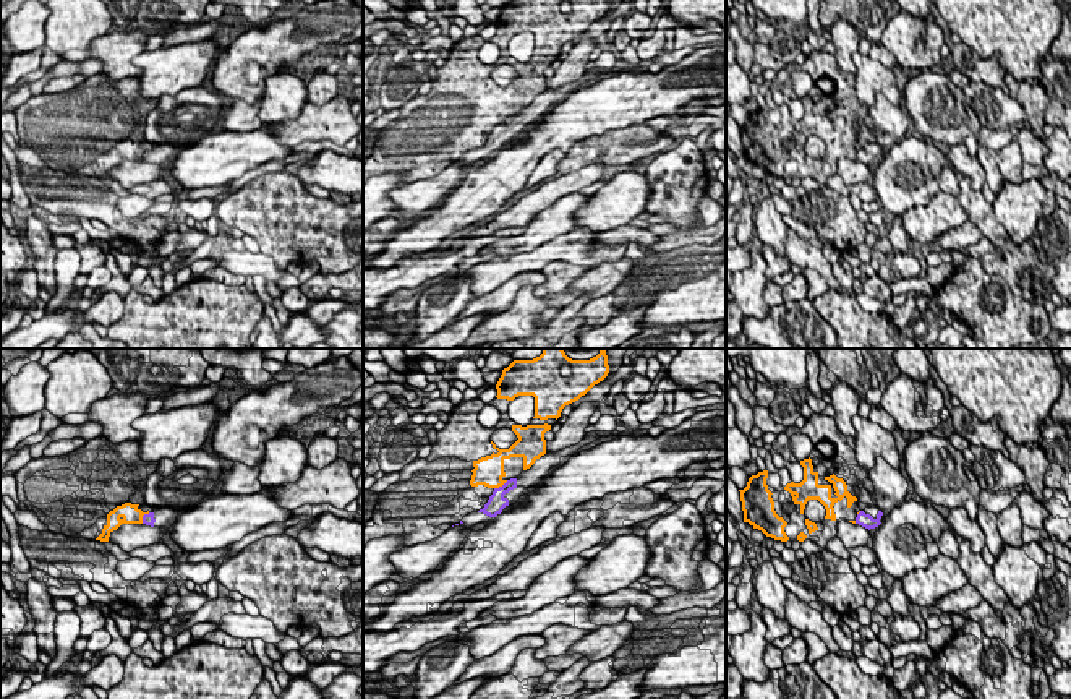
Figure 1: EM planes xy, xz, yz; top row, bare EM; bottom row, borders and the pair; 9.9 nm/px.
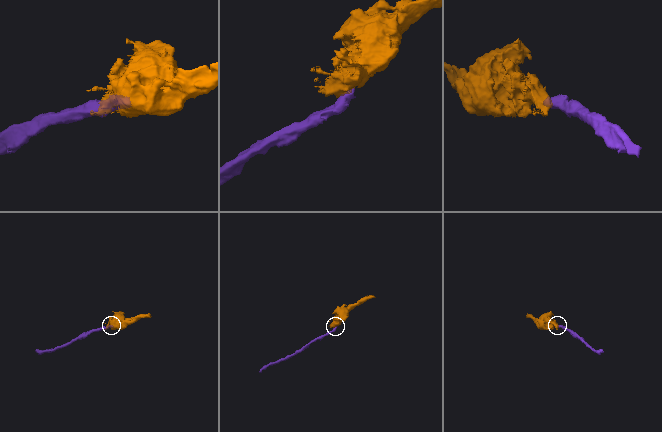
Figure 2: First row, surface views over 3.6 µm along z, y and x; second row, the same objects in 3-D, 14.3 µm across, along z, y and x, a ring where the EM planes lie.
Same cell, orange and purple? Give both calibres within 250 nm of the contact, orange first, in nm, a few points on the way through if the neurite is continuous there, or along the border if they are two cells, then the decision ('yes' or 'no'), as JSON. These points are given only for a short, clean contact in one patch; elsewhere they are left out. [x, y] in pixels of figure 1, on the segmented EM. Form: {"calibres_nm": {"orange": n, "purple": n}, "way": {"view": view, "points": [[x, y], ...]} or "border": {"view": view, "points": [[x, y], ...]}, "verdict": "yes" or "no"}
{"calibres_nm": {"orange": 300, "purple": 180}, "border": {"view": "xz", "points": [[507, 480], [494, 488]]}, "verdict": "no"}

